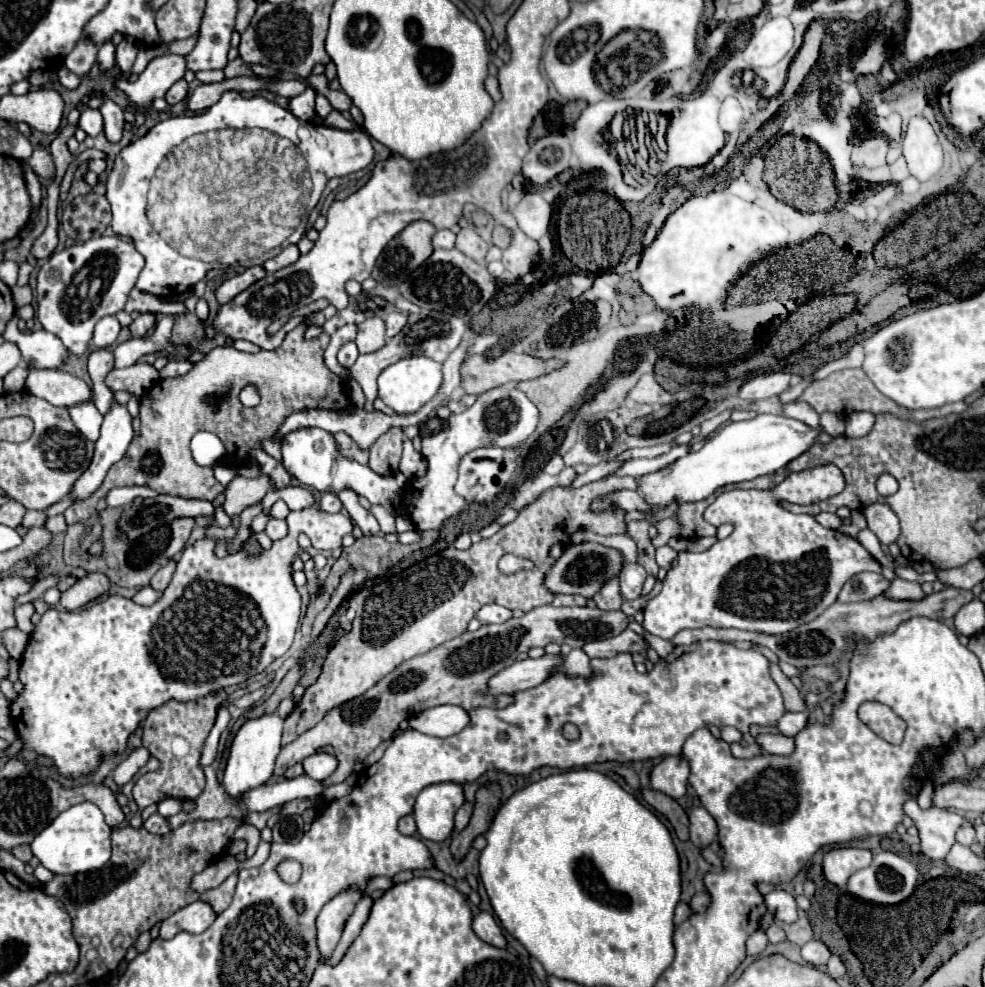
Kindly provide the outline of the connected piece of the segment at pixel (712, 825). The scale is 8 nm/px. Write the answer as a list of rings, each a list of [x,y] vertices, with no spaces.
[[[698,806],[690,812],[690,840],[694,846],[704,848],[716,836],[716,822],[706,808]]]

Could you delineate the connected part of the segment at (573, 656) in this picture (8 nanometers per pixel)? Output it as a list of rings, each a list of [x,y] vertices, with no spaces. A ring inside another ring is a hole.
[[[574,648],[564,658],[564,664],[558,670],[566,672],[568,676],[588,676],[590,674],[590,660],[588,660],[586,652],[582,652],[582,648]]]

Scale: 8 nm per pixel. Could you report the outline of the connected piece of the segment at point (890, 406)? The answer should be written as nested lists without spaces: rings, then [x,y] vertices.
[[[854,368],[854,370],[838,370],[838,372],[832,372],[824,380],[812,382],[802,392],[802,396],[798,398],[798,402],[810,404],[818,414],[822,414],[822,412],[834,412],[834,414],[842,416],[842,412],[844,412],[844,416],[848,416],[852,412],[872,412],[872,414],[888,412],[888,414],[892,414],[896,418],[904,418],[904,420],[912,420],[912,422],[926,422],[926,420],[932,420],[932,418],[944,418],[948,414],[964,412],[968,408],[966,402],[954,402],[954,404],[946,404],[946,406],[934,408],[934,410],[908,410],[908,408],[902,408],[896,402],[892,402],[890,398],[886,398],[882,392],[878,392],[878,388],[870,382],[870,378],[860,368]]]

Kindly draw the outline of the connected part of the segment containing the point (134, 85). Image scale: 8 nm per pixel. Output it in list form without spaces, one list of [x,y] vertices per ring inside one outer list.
[[[160,56],[154,58],[148,68],[138,76],[136,82],[122,80],[118,86],[124,90],[128,100],[134,106],[146,108],[154,102],[156,96],[164,96],[174,82],[178,82],[186,72],[186,62],[184,56]]]

